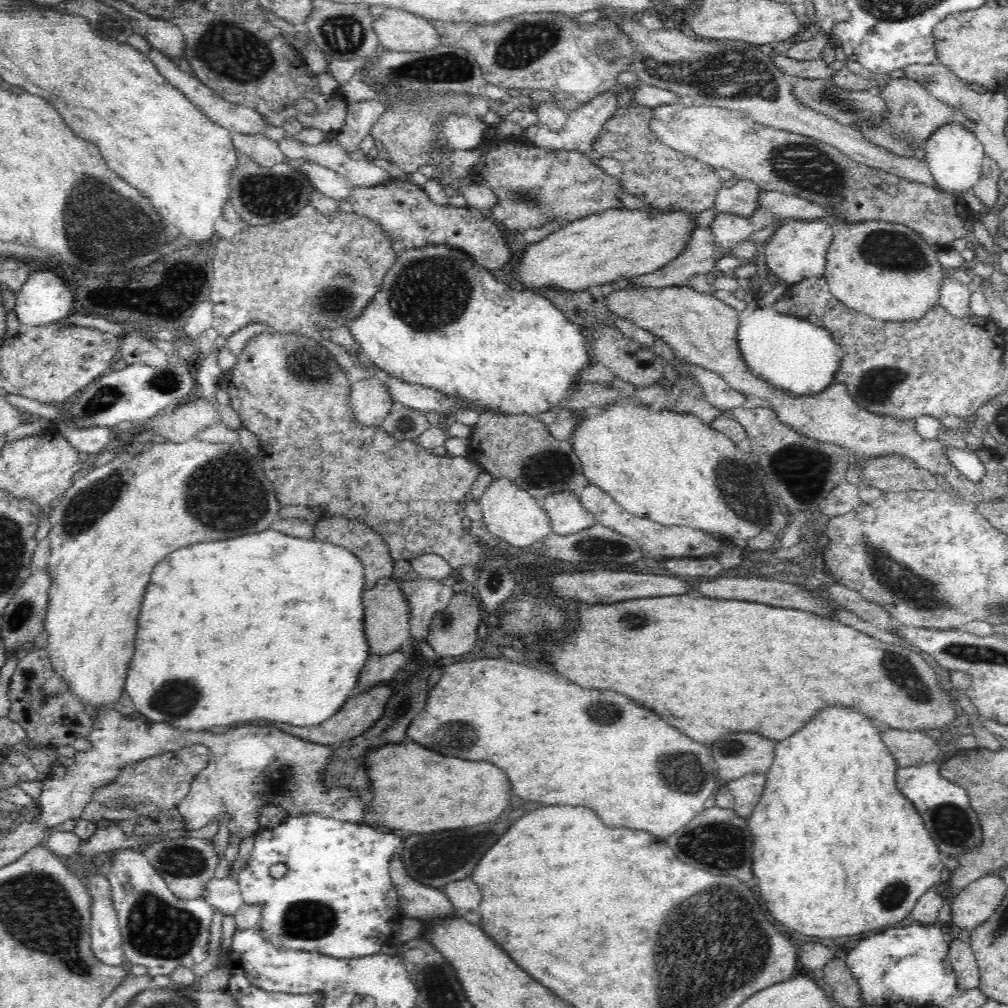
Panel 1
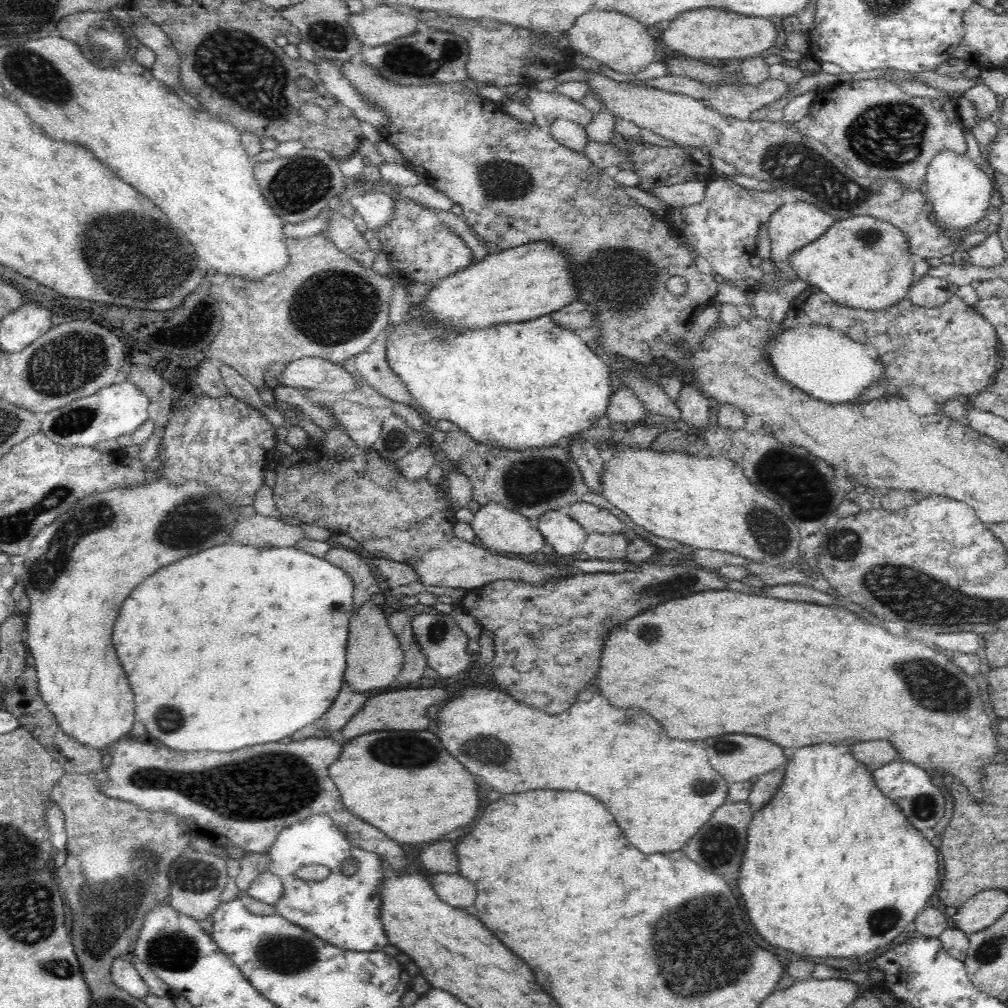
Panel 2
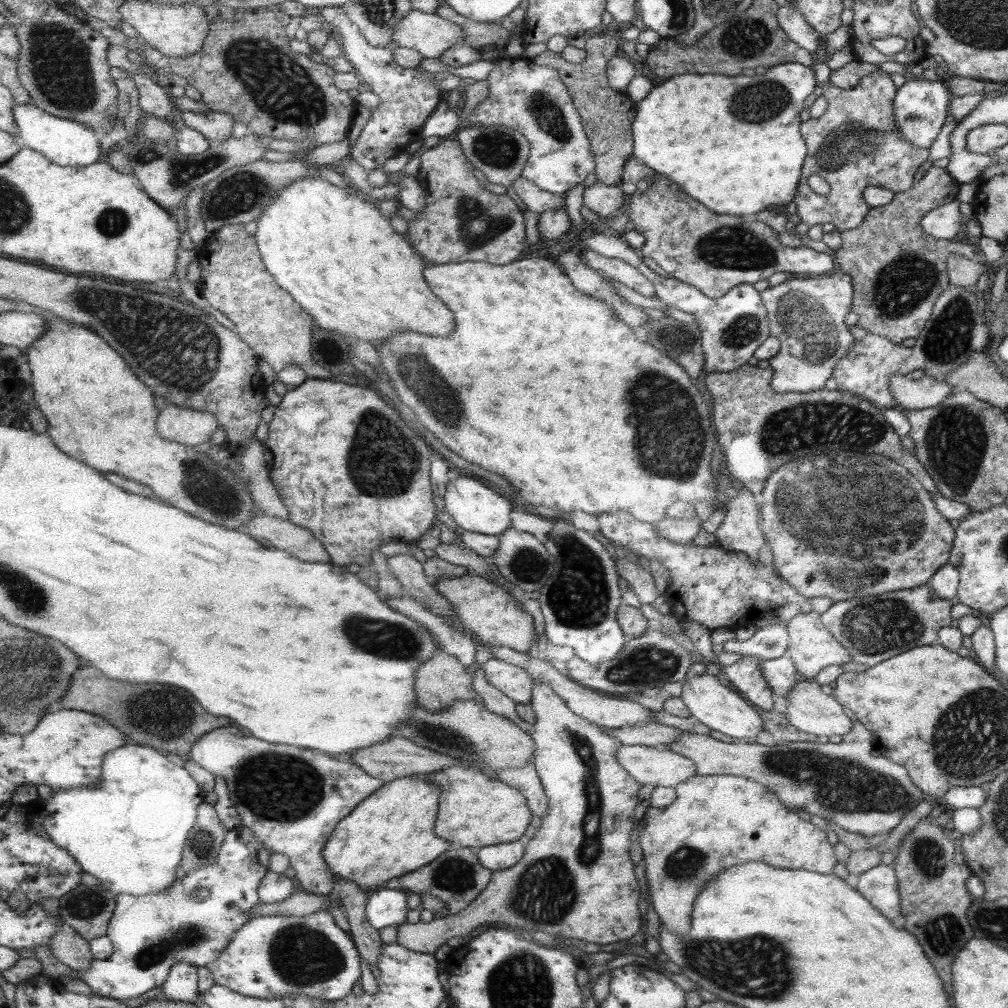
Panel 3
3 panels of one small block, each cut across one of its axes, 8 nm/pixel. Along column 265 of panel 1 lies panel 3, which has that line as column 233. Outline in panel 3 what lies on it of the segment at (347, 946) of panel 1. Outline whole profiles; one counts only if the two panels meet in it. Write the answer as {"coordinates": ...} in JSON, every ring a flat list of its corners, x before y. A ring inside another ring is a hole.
{"coordinates":[[241,826,230,830,217,860,213,860,213,865,188,873,184,878,178,879,167,892,149,896,117,895,117,908,110,920,107,934,113,942,115,952,105,960,93,959,85,971,79,971,80,980,91,988,92,993,125,1003,141,998,155,986,163,986,170,975,171,967,179,961,187,961,195,967,208,966,215,962,226,951,231,940,234,940,235,933,251,919,251,909,262,902,258,890,262,879,270,872,271,855,273,852,262,846,249,828],[199,889,209,889,207,900,199,902,193,896]]}

